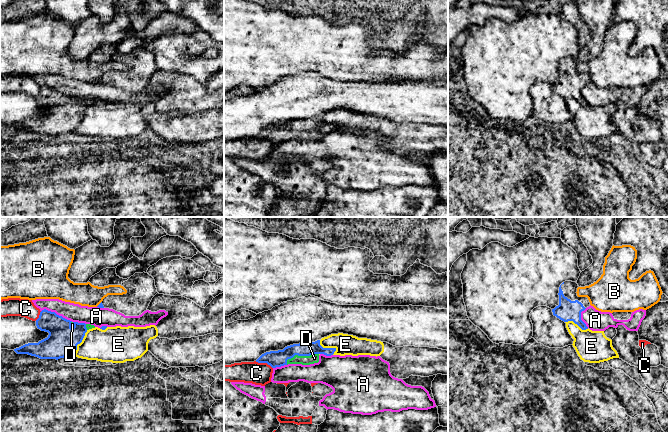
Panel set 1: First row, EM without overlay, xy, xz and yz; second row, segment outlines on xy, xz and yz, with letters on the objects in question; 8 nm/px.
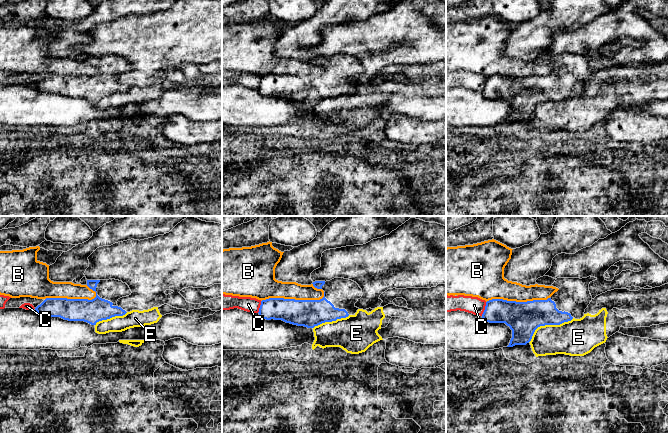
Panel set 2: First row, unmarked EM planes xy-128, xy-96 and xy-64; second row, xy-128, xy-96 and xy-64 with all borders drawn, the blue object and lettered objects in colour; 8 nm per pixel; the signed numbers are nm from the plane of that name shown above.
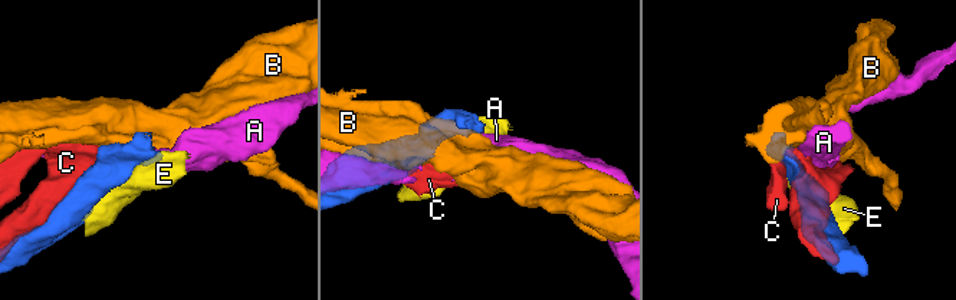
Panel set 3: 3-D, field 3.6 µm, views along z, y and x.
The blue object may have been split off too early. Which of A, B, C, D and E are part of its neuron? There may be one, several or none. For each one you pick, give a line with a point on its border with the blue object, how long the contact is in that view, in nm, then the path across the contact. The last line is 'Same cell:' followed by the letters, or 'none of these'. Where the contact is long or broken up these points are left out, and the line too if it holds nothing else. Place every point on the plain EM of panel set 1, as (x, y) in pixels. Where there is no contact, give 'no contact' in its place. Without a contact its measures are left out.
D: xz (300, 131) | 280 nm
Same cell: D

